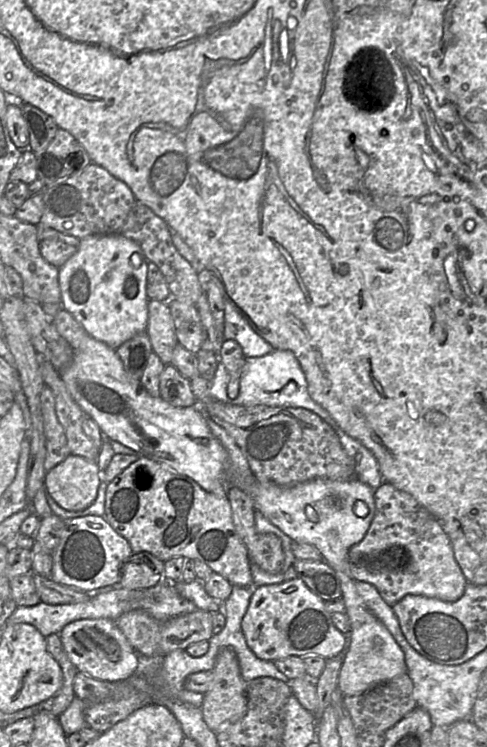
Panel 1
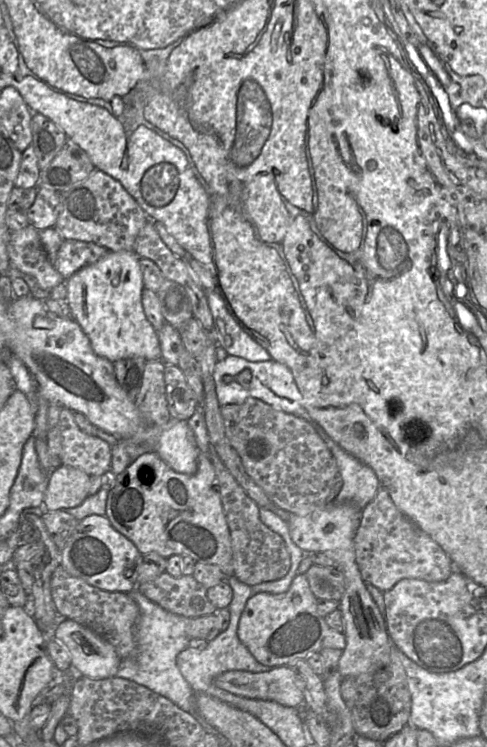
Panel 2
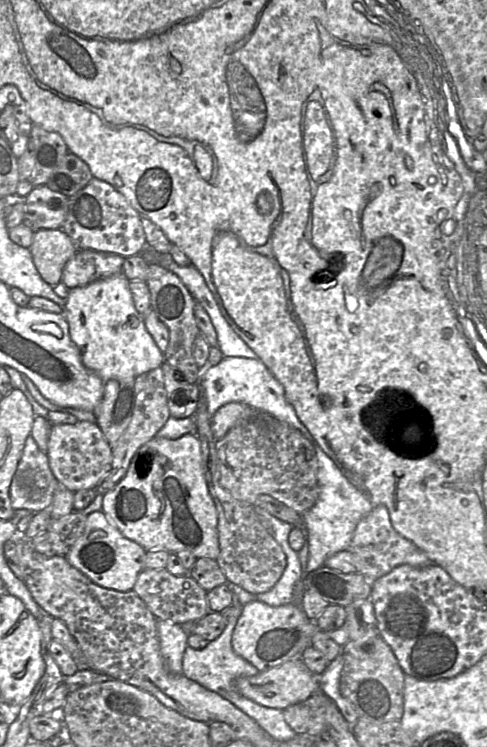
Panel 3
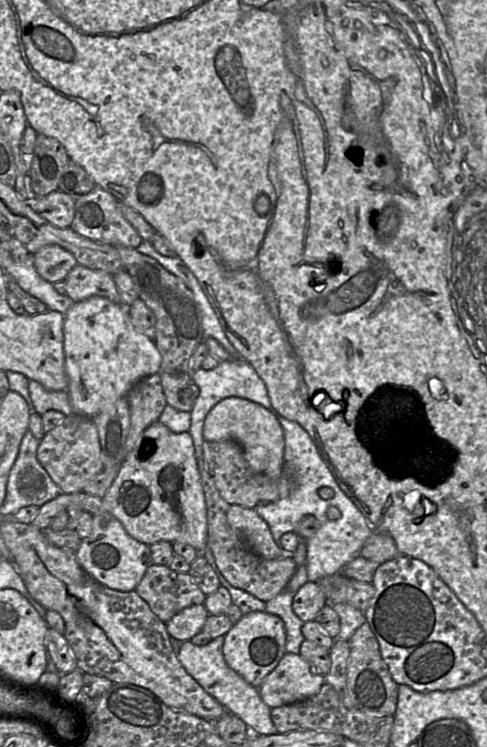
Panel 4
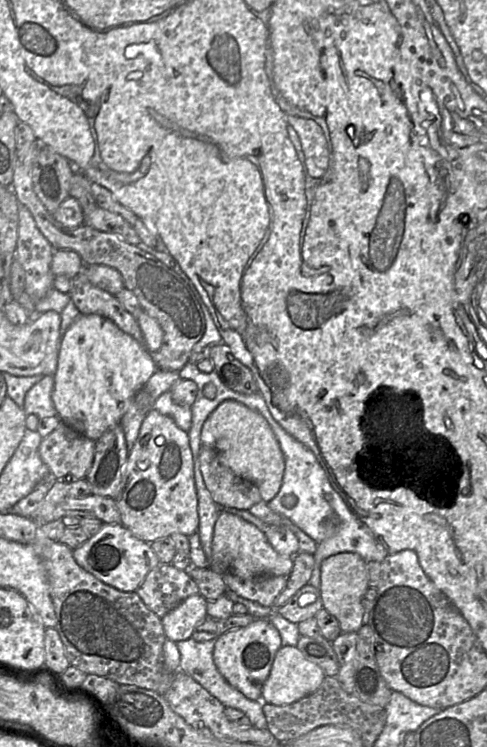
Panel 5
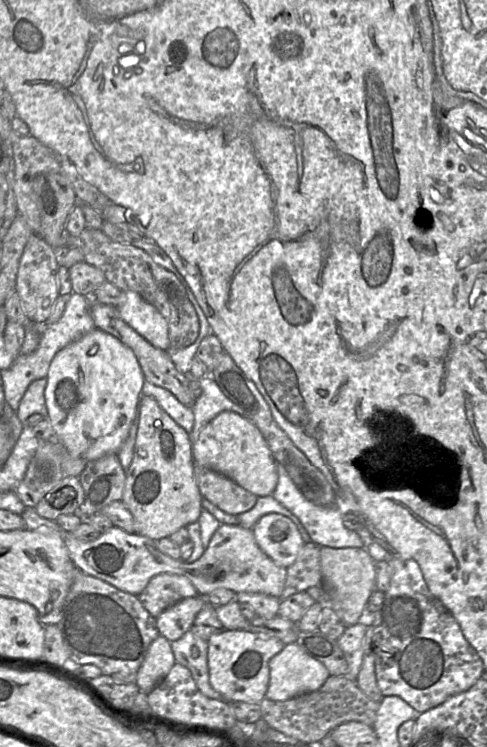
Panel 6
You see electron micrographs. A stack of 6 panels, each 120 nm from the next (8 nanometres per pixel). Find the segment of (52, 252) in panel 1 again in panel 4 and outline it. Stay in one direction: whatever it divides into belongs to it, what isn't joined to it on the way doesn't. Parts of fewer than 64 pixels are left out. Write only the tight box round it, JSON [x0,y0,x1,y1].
[64,264,122,304]

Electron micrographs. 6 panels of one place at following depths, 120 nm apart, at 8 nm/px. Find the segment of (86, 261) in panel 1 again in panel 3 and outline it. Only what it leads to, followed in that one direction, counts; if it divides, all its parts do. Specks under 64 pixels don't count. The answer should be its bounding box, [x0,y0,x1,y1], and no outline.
[63,273,164,382]

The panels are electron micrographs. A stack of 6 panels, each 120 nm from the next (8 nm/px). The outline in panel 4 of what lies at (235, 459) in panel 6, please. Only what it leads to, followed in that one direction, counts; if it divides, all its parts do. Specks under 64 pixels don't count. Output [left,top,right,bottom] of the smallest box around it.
[203,396,285,480]

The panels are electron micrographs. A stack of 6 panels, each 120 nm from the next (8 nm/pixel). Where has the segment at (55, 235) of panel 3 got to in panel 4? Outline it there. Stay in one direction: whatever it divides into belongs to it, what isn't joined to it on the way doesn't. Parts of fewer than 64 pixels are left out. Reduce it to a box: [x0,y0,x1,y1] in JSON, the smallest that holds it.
[34,245,78,283]

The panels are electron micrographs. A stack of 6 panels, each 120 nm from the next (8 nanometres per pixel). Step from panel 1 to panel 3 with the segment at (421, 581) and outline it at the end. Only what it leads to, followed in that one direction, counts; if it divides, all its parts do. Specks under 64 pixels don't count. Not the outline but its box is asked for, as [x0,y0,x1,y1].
[349,505,435,581]

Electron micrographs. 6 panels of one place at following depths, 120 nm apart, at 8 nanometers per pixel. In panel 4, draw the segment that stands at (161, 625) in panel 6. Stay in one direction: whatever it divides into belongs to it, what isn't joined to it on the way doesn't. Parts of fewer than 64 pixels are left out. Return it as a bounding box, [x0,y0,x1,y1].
[166,604,208,641]

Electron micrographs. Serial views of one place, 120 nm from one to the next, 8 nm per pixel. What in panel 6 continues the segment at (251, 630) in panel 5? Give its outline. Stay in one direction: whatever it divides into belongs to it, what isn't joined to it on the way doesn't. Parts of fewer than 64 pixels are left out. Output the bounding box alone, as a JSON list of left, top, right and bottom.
[208,630,284,704]

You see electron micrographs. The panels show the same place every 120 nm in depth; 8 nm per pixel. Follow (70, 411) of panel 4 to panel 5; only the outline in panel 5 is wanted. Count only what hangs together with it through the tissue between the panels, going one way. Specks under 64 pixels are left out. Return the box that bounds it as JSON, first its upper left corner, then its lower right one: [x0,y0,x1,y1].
[23,376,57,418]

